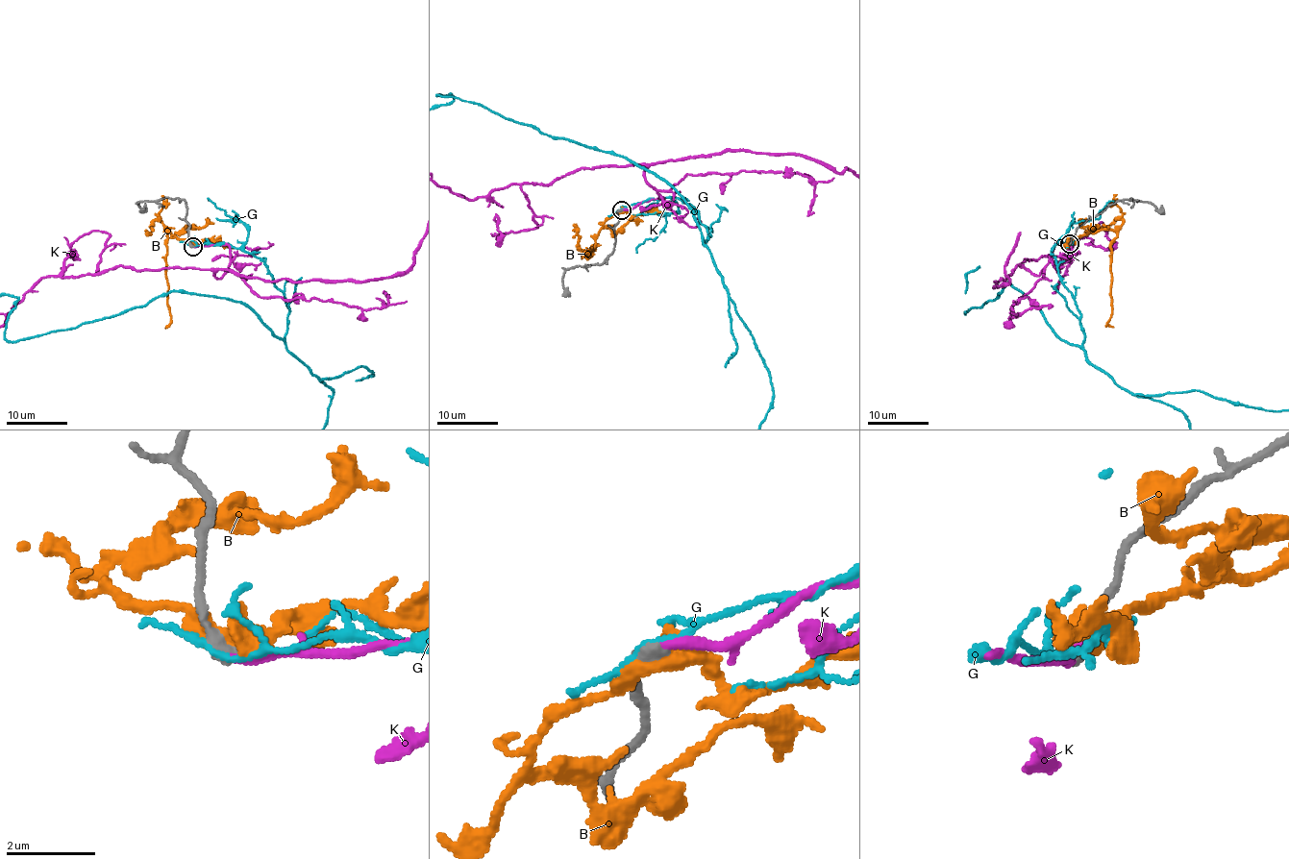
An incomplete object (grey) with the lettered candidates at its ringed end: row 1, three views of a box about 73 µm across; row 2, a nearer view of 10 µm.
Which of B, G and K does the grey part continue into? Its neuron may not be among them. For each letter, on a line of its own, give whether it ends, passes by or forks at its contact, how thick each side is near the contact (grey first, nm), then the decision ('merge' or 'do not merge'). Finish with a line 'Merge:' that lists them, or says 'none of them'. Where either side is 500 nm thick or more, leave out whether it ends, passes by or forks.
B: it passes by; calibres 360 and 480 nm; do not merge
G: it passes by; calibres 340 and 110 nm; do not merge
K: it ends; calibres 340 and 200 nm; merge
Merge: K

